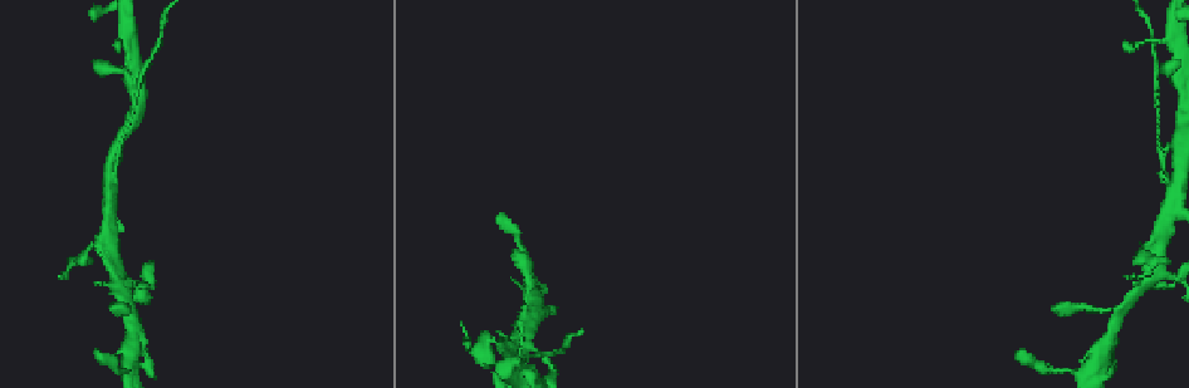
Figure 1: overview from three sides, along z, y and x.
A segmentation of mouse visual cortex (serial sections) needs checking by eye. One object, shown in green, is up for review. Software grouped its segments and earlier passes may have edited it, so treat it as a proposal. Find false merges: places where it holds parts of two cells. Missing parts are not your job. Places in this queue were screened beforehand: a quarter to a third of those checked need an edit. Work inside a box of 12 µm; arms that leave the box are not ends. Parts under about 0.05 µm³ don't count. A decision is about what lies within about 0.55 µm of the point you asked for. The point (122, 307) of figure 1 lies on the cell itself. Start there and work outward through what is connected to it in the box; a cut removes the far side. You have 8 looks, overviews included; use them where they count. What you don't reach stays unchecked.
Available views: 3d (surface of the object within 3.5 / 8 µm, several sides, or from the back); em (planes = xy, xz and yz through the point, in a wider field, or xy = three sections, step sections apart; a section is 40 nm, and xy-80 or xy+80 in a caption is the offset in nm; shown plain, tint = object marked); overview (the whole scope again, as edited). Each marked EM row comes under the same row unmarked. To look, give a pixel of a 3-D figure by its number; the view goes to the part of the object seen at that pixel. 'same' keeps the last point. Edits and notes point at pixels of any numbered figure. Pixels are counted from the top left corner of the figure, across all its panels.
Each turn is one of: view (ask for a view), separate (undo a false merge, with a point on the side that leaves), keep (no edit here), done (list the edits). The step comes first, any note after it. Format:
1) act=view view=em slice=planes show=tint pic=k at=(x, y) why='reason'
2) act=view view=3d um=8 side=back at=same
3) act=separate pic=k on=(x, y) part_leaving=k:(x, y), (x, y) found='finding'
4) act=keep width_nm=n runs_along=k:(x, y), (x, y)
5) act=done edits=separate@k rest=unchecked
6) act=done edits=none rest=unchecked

act=view view=3d um=3.5 pic=1 at=(1147, 280) why='four-way junction'

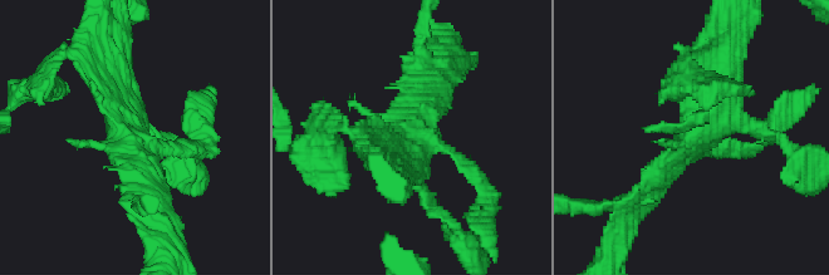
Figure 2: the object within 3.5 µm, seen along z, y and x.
act=view view=em slice=xy step=2 show=tint pic=2 at=(696, 132)

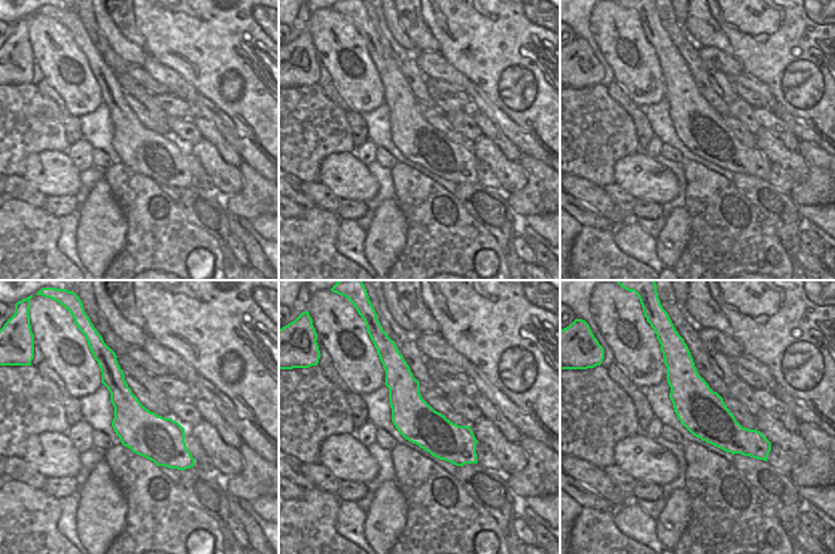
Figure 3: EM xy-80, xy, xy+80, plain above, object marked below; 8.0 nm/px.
act=keep runs_along=3:(104, 366), (127, 407), (185, 465) found='all the same cell'

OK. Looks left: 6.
act=view view=3d um=3.5 pic=1 at=(1175, 207) why='side arm on a straight run'

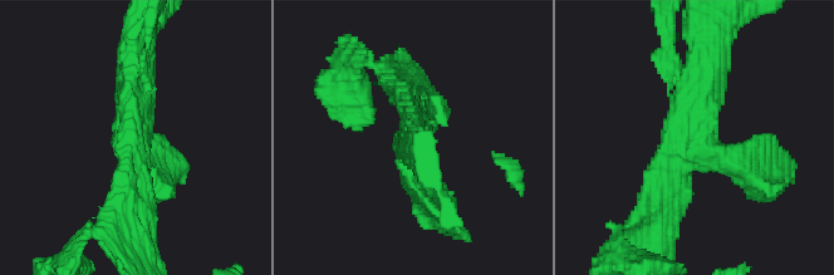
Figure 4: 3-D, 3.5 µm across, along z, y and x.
act=view view=em slice=xy step=2 show=tint pic=4 at=(695, 141) arms=3 arm_widths_nm=300,300,350 why='now the EM'

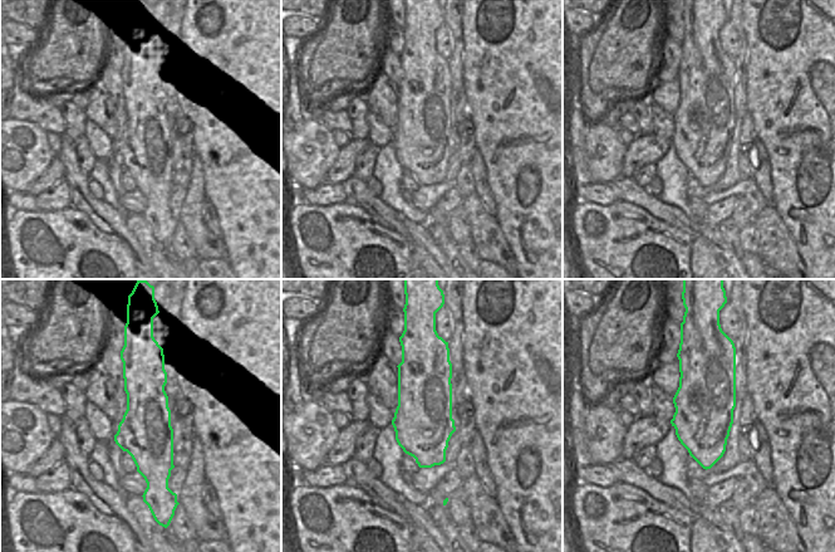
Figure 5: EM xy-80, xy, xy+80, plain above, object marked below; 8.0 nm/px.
act=keep runs_along=4:(665, 216), (706, 54) found='all the same cell'

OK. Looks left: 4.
act=view view=3d um=3.5 pic=1 at=(1158, 151) why='abrupt turn'

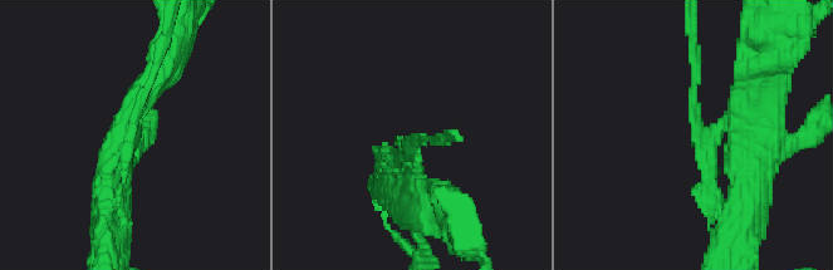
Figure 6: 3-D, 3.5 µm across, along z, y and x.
act=view view=em slice=xy step=2 show=tint pic=6 at=(701, 132)

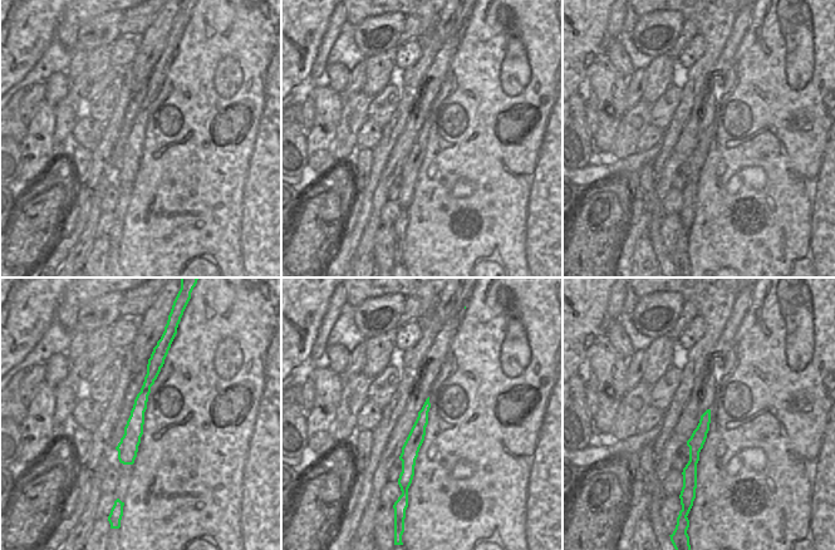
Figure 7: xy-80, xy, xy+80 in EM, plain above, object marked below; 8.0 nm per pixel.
act=separate pic=6 on=(707, 176) part_leaving=6:(706, 134), (692, 119), (692, 30) found='a second cell is stuck on'

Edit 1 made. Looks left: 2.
act=done edits=separate@6 rest=unchecked

